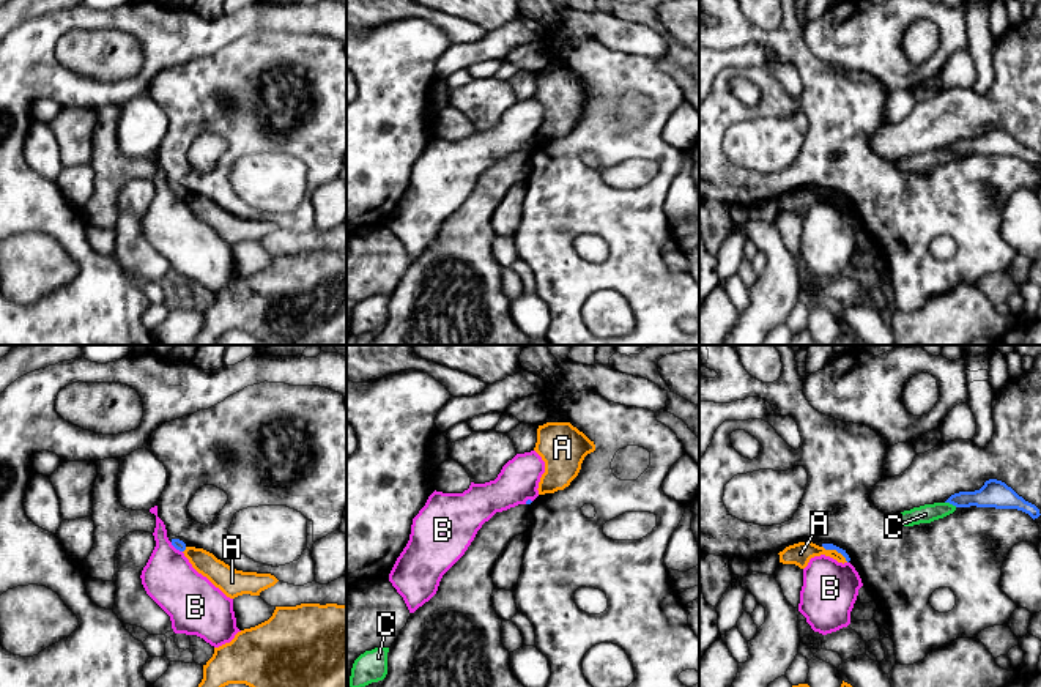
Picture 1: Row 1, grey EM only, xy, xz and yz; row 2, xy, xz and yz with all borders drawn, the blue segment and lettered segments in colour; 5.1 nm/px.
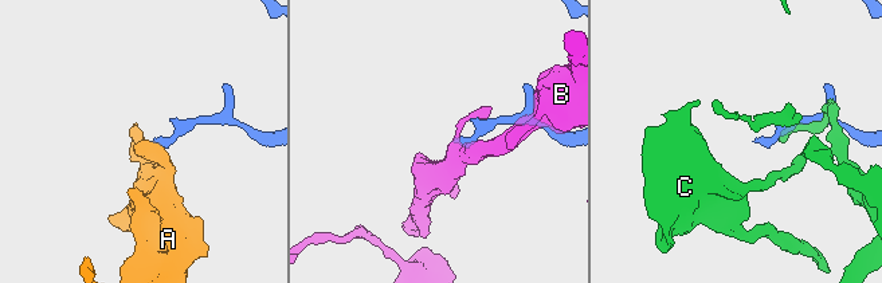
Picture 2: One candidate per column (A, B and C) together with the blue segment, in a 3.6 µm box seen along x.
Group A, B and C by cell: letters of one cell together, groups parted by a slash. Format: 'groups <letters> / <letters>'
groups A / B / C

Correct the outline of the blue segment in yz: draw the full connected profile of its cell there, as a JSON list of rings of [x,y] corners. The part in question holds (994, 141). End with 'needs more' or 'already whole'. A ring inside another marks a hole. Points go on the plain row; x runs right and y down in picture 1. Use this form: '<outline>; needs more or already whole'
[[[989,126],[980,137],[959,139],[951,142],[945,150],[956,154],[995,154],[995,156],[1017,156],[1028,161],[1033,167],[1038,165],[1039,156],[1019,143],[1011,134],[997,126]]]; already whole

